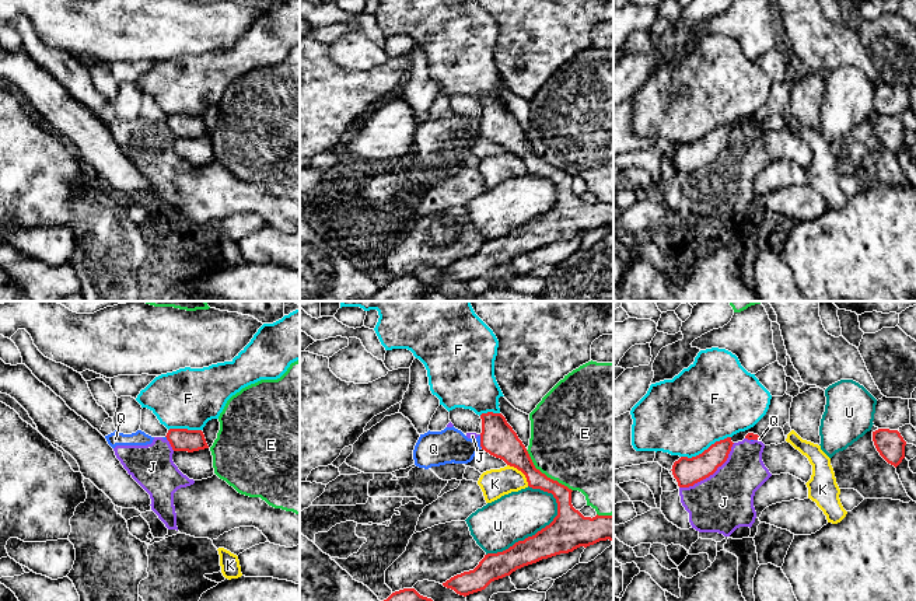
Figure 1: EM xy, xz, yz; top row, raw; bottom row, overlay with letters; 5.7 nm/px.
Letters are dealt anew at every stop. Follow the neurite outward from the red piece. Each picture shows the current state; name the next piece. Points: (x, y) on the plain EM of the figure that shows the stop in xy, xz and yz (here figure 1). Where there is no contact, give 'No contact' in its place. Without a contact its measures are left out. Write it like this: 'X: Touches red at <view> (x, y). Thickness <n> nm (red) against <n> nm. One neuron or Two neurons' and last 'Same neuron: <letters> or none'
E: Touches red at xz (544, 160). Thickness 160 nm (red) against 480 nm. Two neurons
F: Touches red at yz (705, 136). Thickness 160 nm (red) against 460 nm. Two neurons
J: Touches red at yz (710, 160). Thickness 160 nm (red) against 340 nm. Two neurons
K: Touches red at xz (521, 157). Thickness 200 nm (red) against 160 nm. Two neurons
Q: Touches red at xz (481, 128). Thickness 200 nm (red) against 200 nm. Two neurons
U: Touches red at xz (532, 222). Thickness 220 nm (red) against 280 nm. Two neurons
Same neuron: none

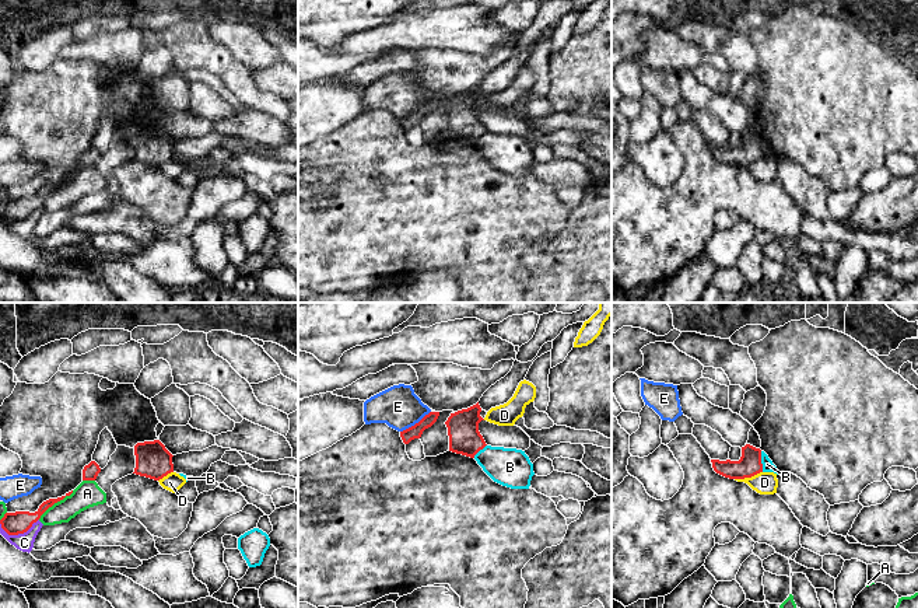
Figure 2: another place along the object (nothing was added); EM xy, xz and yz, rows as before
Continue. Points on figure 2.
A: Touches red at xy (55, 188). Thickness 130 nm (red) against 150 nm. Two neurons
B: Touches red at yz (760, 147). Thickness 130 nm (red) against 60 nm. Two neurons
C: Touches red at xy (18, 219). Thickness 130 nm (red) against 100 nm. Two neurons
D: Touches red at yz (747, 163). Thickness 130 nm (red) against 130 nm. Two neurons
E: Touches red at xz (416, 109). Thickness 80 nm (red) against 240 nm. Two neurons
Same neuron: none

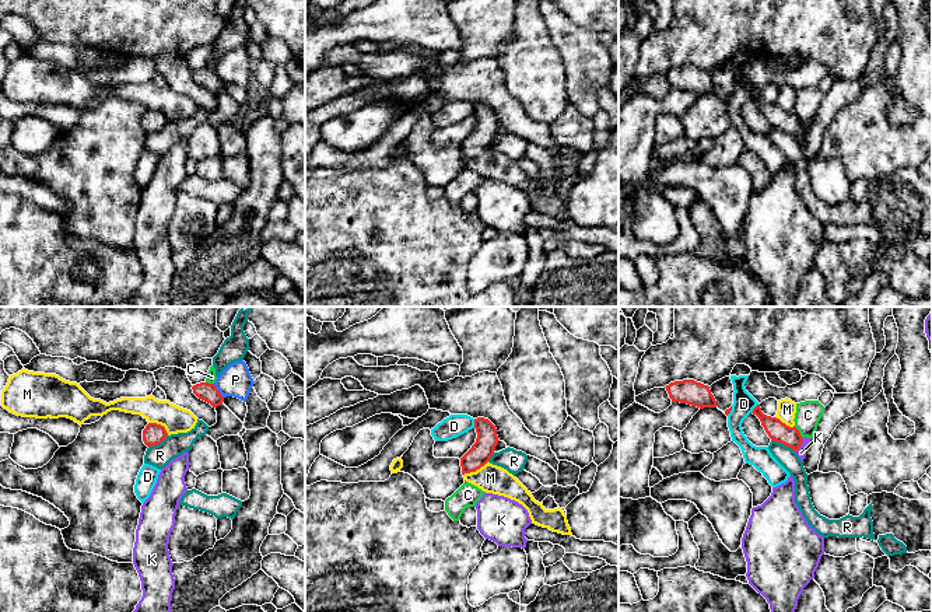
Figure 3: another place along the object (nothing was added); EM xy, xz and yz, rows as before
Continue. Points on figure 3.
C: Touches red at yz (798, 118). Thickness 120 nm (red) against 150 nm. Two neurons
D: Touches red at yz (754, 94). Thickness 120 nm (red) against 130 nm. Two neurons
K: Touches red at yz (801, 130). Thickness 120 nm (red) against 50 nm. Two neurons
M: Touches red at xz (475, 157). Thickness 130 nm (red) against 160 nm. Two neurons
P: Touches red at xy (219, 77). Thickness 110 nm (red) against 180 nm. Two neurons
R: Touches red at yz (784, 130). Thickness 120 nm (red) against 110 nm. Two neurons
Same neuron: none

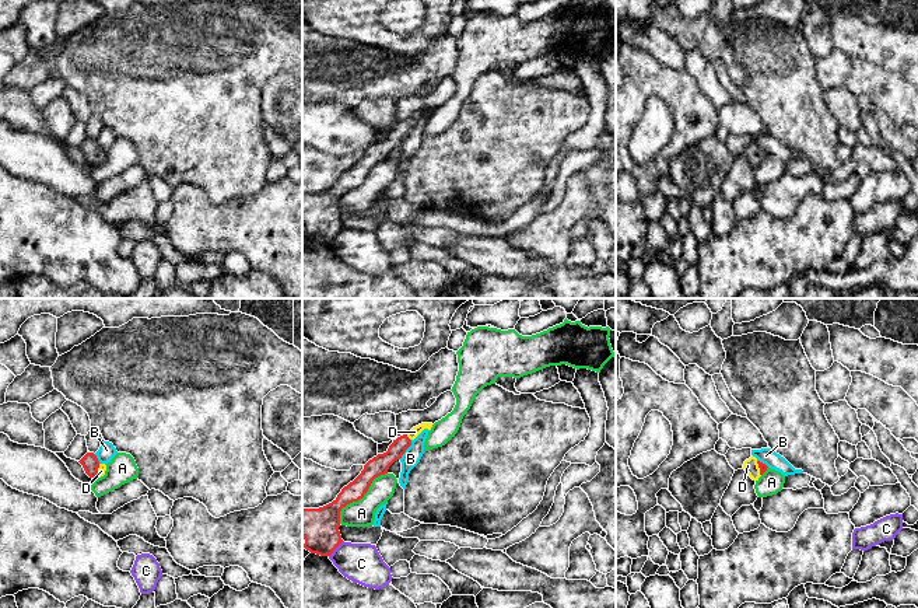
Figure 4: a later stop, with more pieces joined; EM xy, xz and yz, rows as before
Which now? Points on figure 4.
A: Touches red at xz (360, 184). Thickness 170 nm (red) against 150 nm. Two neurons
B: Touches red at xz (406, 135). Thickness 110 nm (red) against 100 nm. Two neurons
C: Touches red at xz (335, 234). Thickness 220 nm (red) against 220 nm. Two neurons
D: Touches red at xz (407, 123). Thickness 110 nm (red) against 60 nm. One neuron
Same neuron: D

